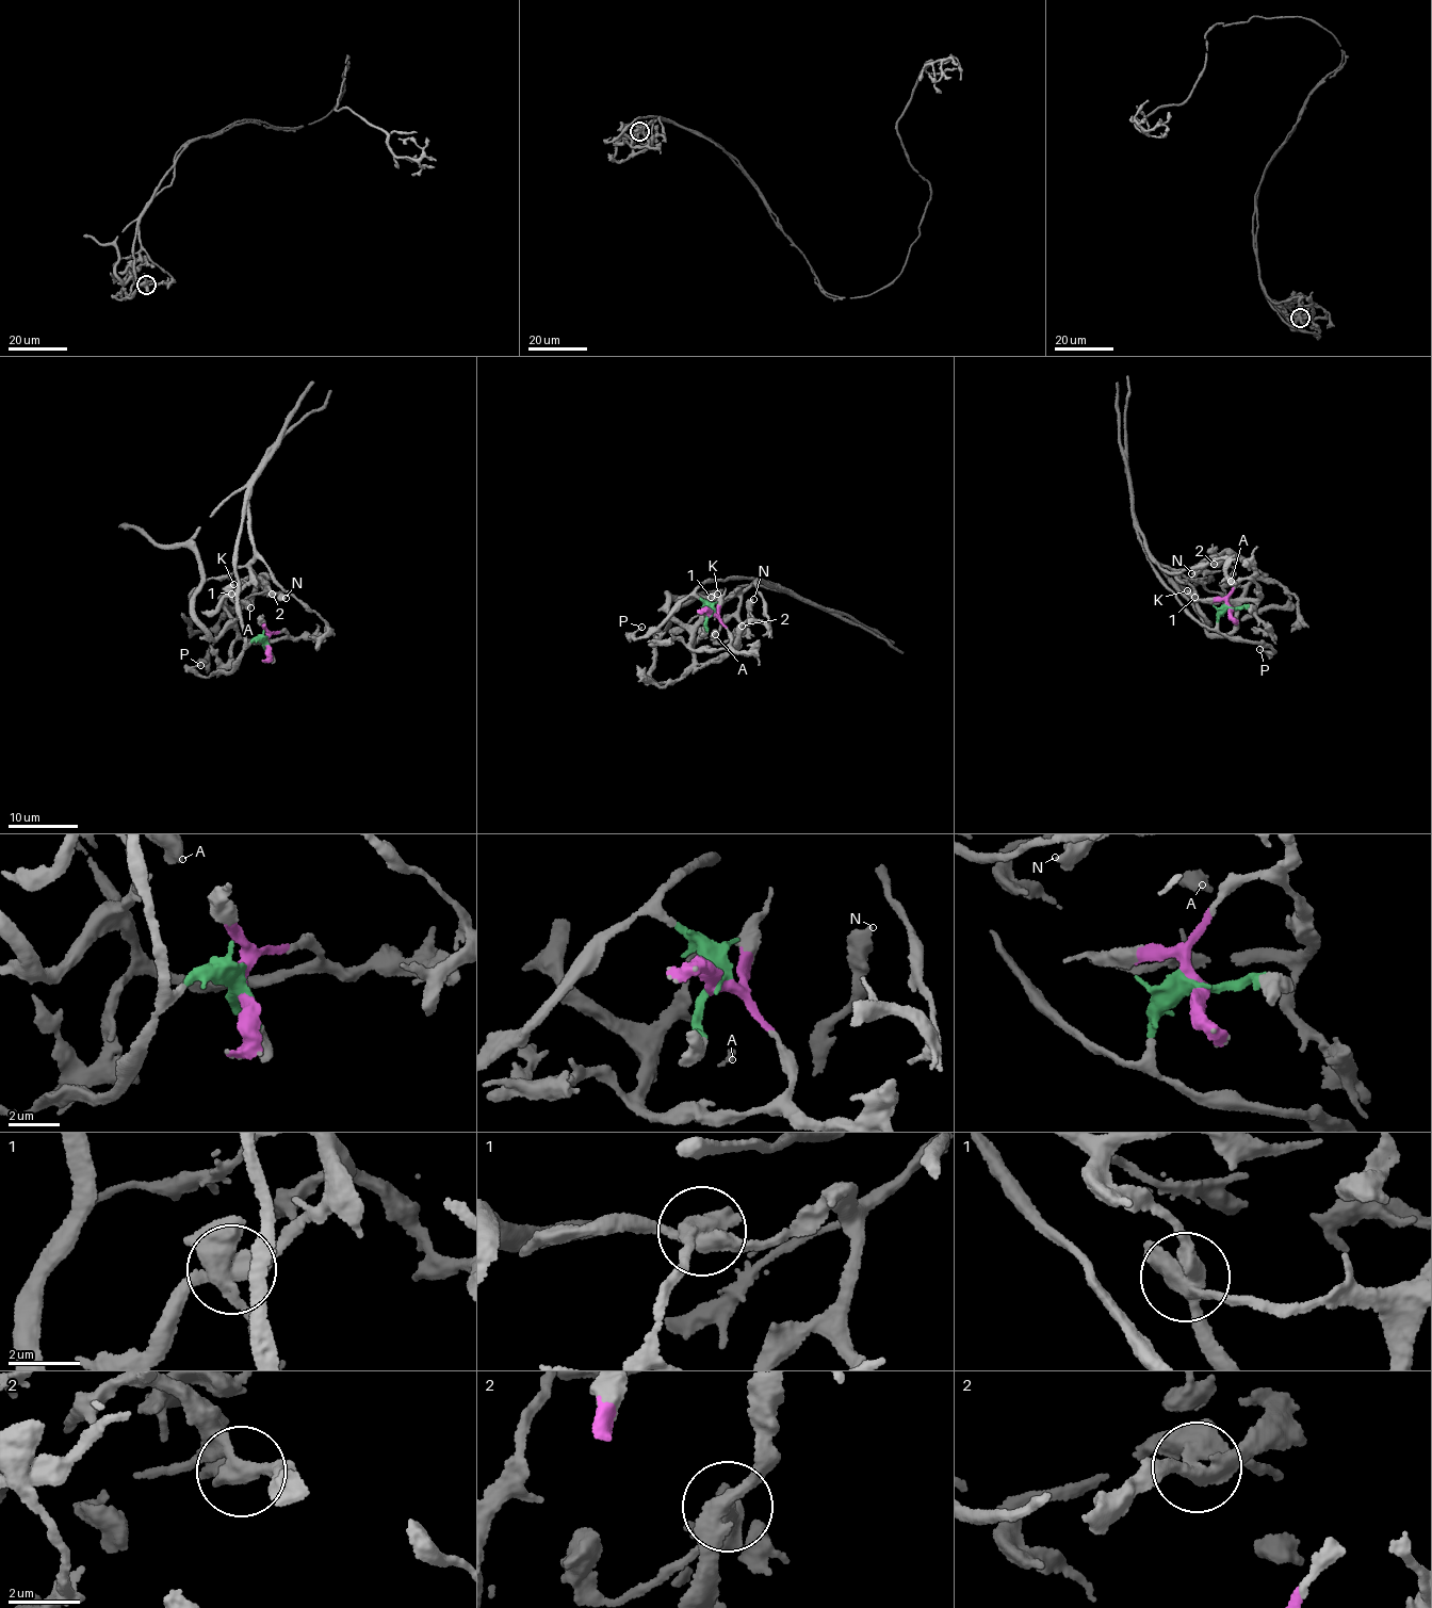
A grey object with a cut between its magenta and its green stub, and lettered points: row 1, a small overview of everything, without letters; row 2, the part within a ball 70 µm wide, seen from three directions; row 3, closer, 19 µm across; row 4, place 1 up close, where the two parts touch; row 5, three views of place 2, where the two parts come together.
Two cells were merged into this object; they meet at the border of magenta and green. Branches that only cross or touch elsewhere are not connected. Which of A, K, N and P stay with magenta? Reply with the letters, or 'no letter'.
K, N

